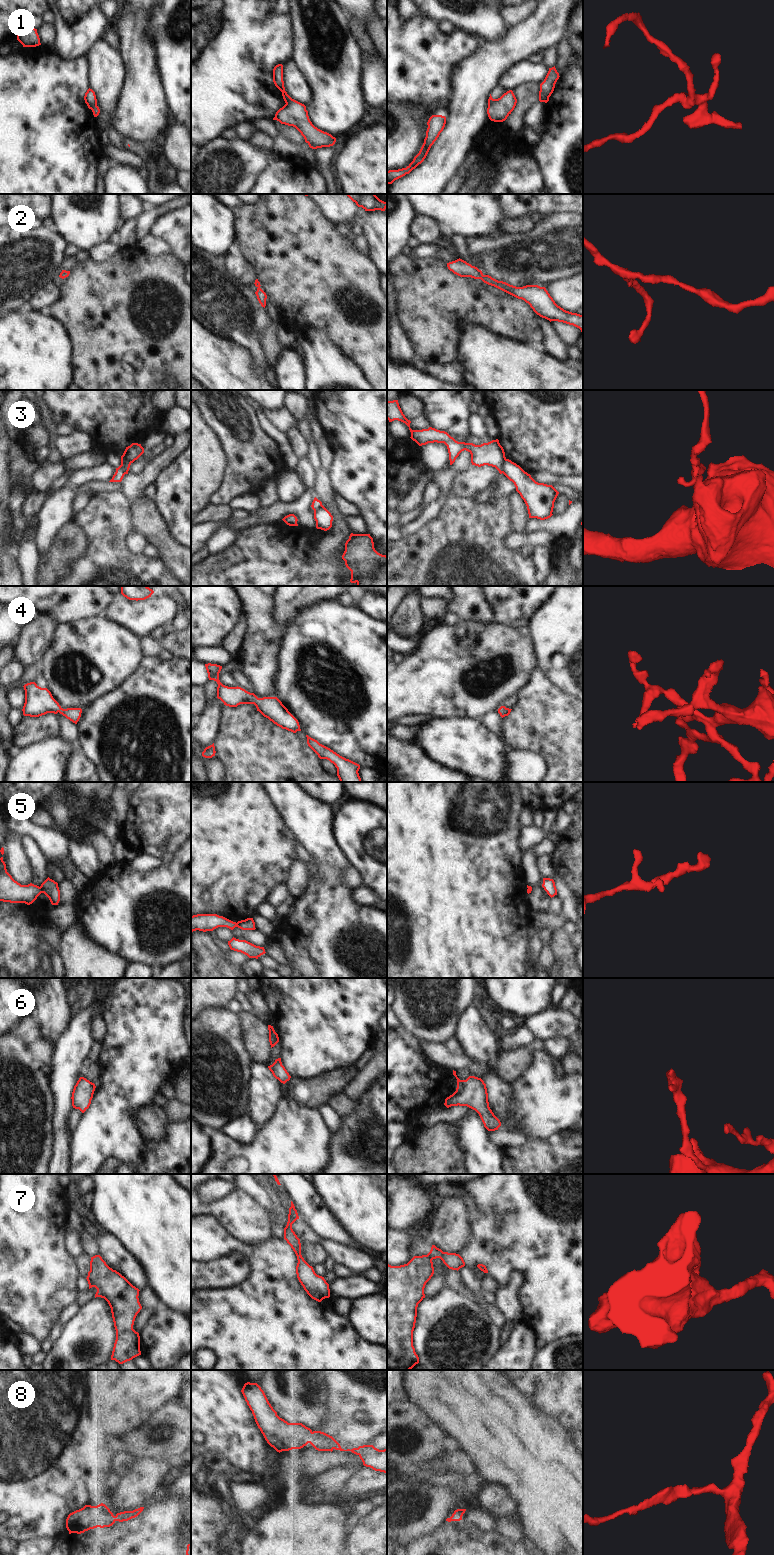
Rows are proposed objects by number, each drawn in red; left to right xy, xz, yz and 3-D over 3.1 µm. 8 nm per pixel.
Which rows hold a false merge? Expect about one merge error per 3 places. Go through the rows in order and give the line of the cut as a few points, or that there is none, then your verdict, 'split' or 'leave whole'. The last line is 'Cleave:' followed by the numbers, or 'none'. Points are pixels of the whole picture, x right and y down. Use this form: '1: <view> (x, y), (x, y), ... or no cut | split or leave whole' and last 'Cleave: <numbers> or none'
1: xz (291, 98), (286, 103) | split
2: no cut | leave whole
3: yz (506, 459), (502, 472) | split
4: no cut | leave whole
5: xy (39, 887), (42, 892) | split
6: no cut | leave whole
7: xz (289, 1213), (296, 1219) | split
8: no cut | leave whole
Cleave: 1, 3, 5, 7

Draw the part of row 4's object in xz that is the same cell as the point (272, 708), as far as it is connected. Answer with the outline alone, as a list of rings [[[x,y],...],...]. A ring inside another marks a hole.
[[[205,664],[209,680],[217,682],[217,698],[224,705],[237,707],[240,704],[254,704],[264,717],[268,718],[277,726],[293,733],[301,731],[298,720],[288,711],[277,697],[258,698],[241,687],[228,687],[219,680],[219,673],[222,666],[217,664]]]

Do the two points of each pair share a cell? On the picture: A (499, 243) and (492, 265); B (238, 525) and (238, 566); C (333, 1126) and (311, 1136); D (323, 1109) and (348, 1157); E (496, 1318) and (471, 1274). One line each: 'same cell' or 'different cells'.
A: same cell
B: different cells
C: different cells
D: different cells
E: same cell

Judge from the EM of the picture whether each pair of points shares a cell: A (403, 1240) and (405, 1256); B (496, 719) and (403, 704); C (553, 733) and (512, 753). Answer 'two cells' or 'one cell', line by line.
A: one cell
B: two cells
C: two cells

